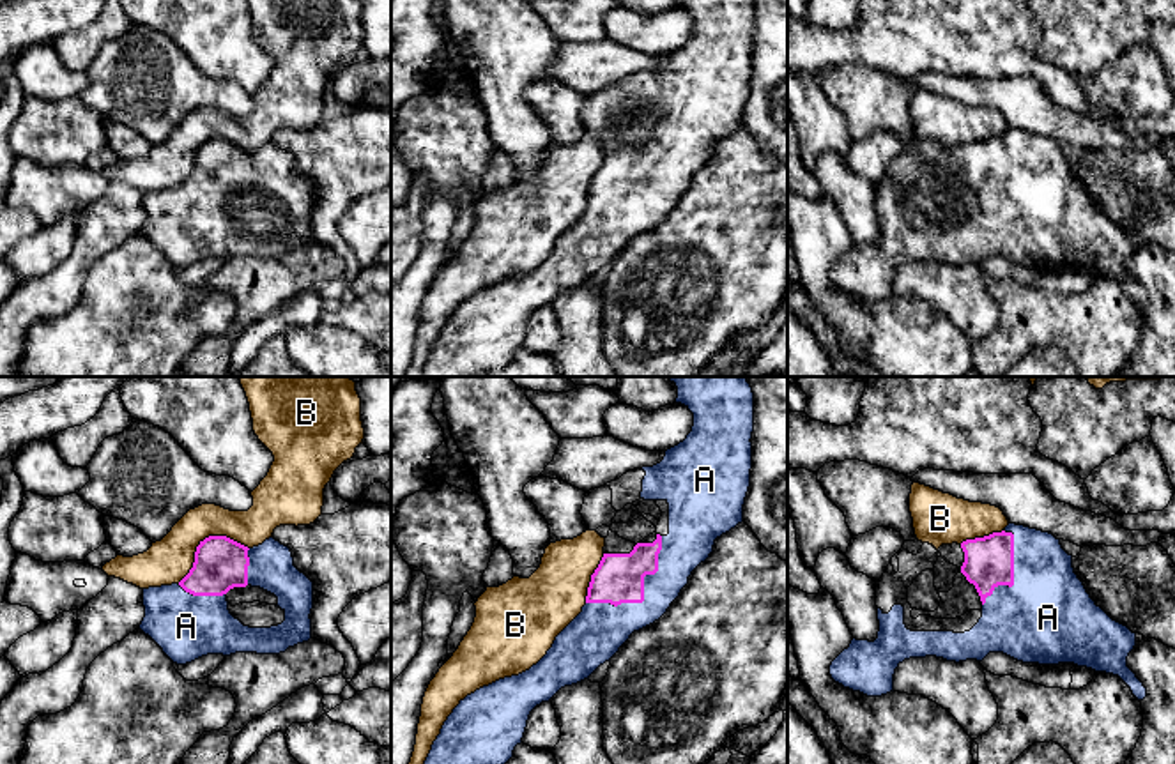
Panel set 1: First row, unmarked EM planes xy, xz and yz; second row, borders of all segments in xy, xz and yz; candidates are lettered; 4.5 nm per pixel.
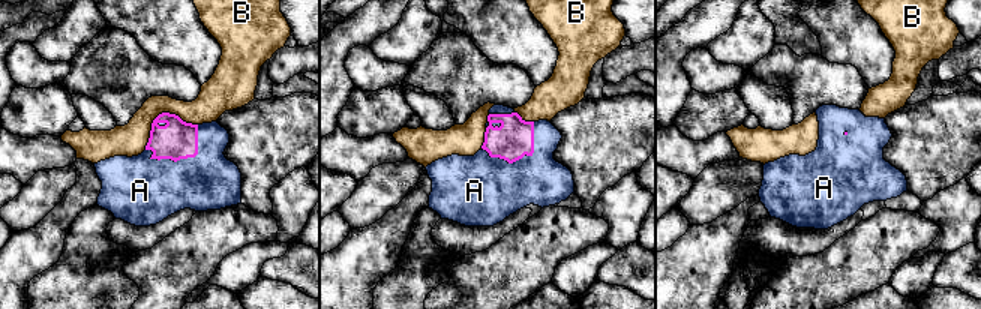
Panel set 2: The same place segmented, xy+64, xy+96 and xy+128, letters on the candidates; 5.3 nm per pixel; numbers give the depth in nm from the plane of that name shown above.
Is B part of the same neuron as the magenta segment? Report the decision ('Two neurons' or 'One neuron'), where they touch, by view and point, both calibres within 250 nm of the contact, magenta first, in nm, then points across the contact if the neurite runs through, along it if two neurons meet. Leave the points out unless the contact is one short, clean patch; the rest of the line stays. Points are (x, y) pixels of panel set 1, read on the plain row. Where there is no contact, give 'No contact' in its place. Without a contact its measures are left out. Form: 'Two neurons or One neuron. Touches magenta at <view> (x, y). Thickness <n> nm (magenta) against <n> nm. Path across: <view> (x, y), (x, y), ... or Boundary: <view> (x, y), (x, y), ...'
Two neurons. Touches magenta at xy (204, 144). Thickness 240 nm (magenta) against 200 nm

